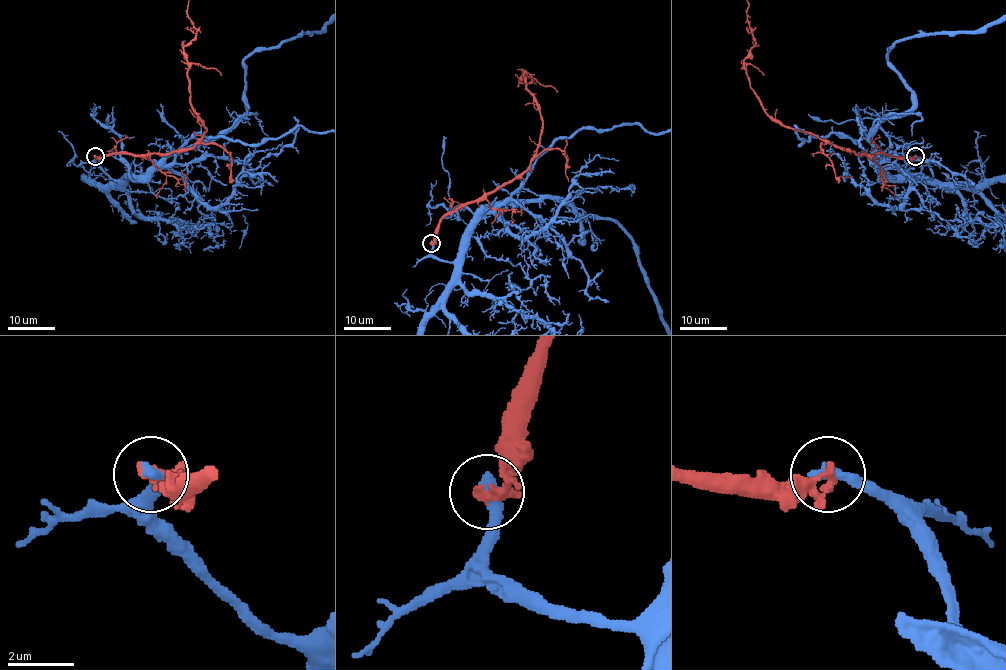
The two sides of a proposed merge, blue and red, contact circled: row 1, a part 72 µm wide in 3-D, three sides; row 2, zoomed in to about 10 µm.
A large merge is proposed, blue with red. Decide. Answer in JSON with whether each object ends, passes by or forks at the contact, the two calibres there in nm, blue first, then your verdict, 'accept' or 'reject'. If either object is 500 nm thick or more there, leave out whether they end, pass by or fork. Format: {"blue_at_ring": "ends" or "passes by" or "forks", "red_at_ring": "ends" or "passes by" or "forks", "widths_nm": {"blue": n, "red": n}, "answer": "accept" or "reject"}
{"blue_at_ring": "ends", "red_at_ring": "passes by", "widths_nm": {"blue": 440, "red": 220}, "answer": "reject"}

